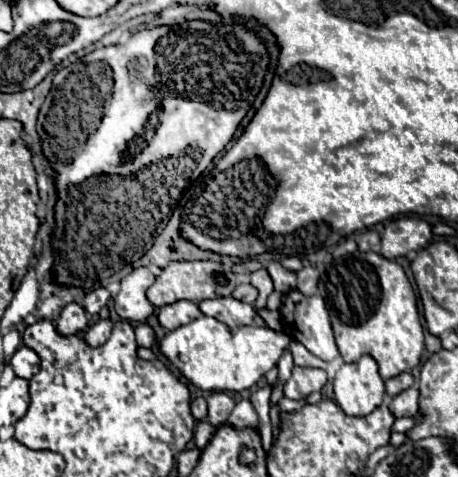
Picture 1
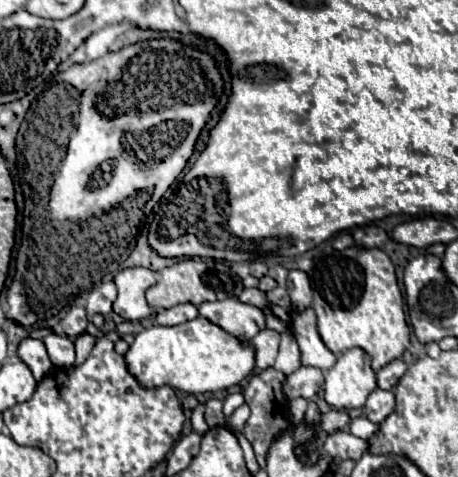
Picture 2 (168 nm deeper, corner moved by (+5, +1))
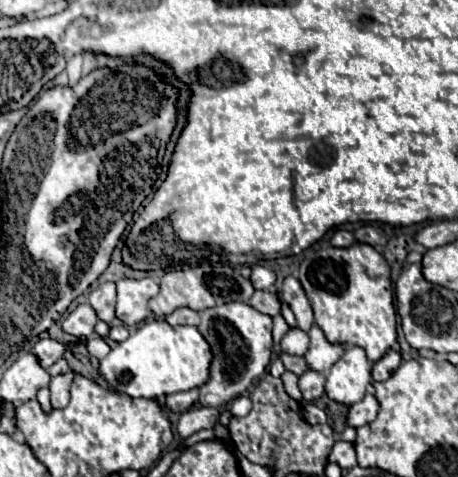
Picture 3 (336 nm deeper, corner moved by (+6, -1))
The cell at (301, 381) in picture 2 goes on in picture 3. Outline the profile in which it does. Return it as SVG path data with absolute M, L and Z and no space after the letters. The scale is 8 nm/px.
M307 370L299 376L299 390L305 398L305 402L313 402L323 394L325 388L325 376L315 370Z

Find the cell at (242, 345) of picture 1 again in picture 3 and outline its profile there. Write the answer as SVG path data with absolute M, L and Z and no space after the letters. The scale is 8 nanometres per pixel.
M165 320L143 324L101 360L101 374L109 386L131 398L163 398L207 384L213 352L195 326L171 326Z

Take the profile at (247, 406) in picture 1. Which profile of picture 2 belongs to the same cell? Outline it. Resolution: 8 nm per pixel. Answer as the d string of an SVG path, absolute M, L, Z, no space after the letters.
M242 404L242 406L228 418L228 424L230 424L236 432L240 432L240 430L244 428L248 416L250 416L250 408L248 408L248 404Z

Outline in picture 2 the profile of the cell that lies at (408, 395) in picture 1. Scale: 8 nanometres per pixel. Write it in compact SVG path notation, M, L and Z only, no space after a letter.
M380 388L370 392L364 404L364 414L374 424L380 424L392 410L394 410L394 394L388 390L380 390Z

